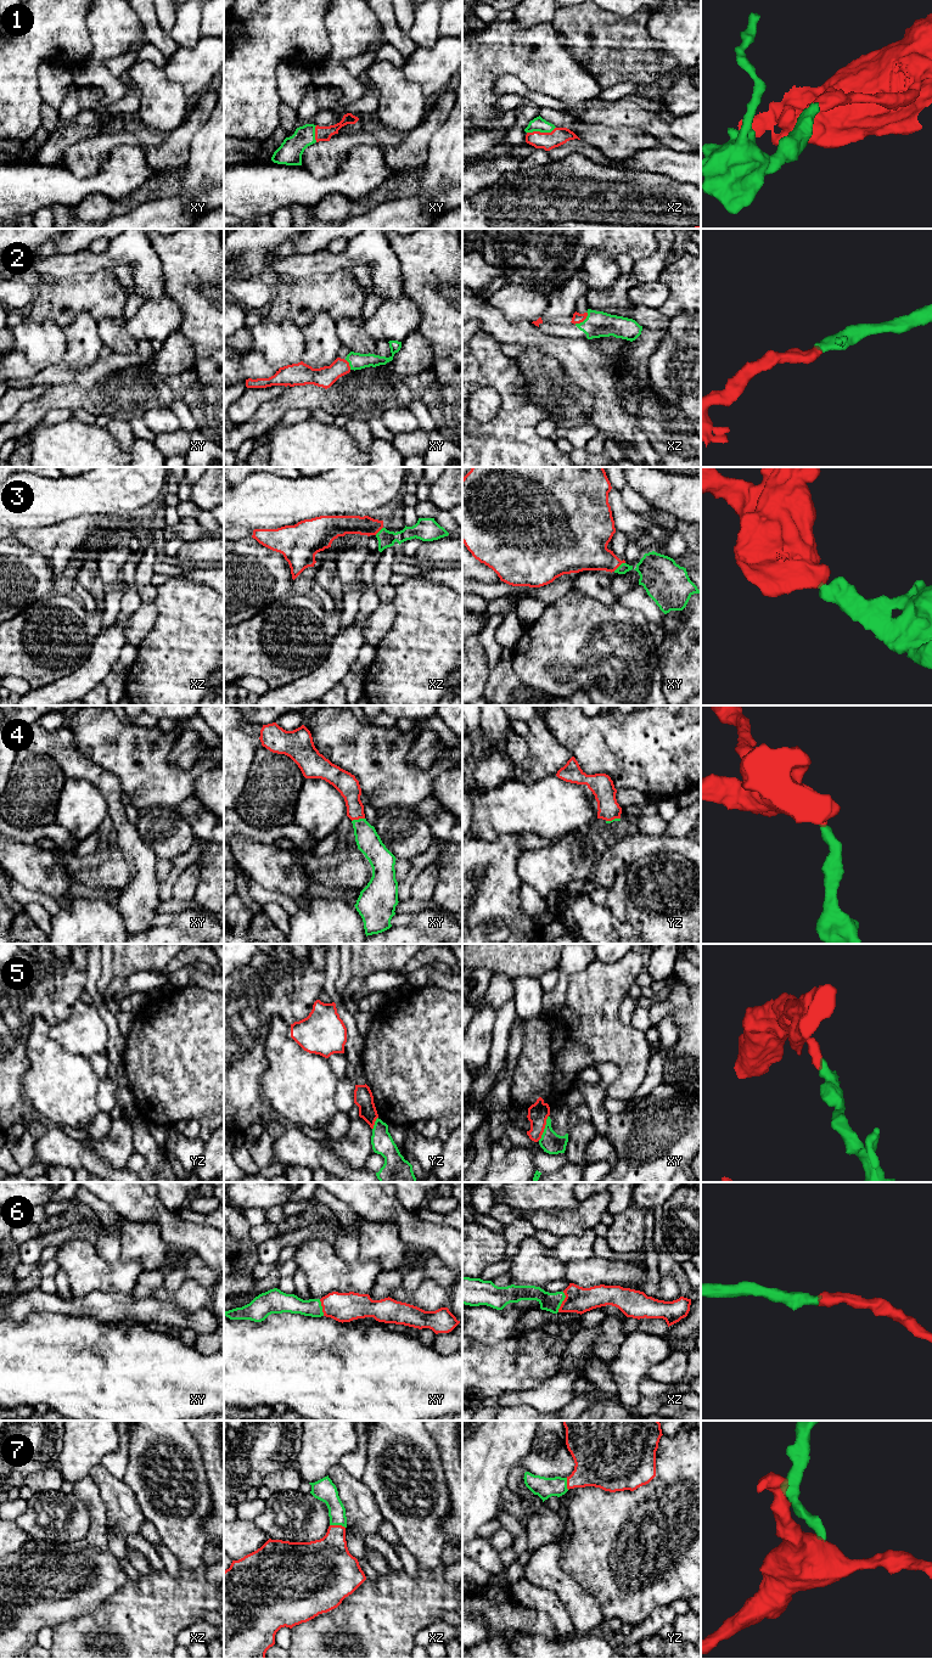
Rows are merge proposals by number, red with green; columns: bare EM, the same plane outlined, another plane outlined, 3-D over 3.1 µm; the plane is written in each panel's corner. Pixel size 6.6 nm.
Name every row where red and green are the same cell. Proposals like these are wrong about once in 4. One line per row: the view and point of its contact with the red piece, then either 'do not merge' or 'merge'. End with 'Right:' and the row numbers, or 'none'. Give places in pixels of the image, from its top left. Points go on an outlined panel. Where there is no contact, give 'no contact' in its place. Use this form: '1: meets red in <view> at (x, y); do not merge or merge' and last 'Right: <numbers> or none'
1: meets red in xz at (539, 131); merge
2: meets red in xz at (582, 321); merge
3: meets red in xy at (618, 566); merge
4: meets red in xy at (358, 819); merge
5: meets red in xy at (544, 1128); do not merge
6: meets red in xz at (562, 1302); merge
7: meets red in xz at (337, 1525); merge
Right: 1, 2, 3, 4, 6, 7

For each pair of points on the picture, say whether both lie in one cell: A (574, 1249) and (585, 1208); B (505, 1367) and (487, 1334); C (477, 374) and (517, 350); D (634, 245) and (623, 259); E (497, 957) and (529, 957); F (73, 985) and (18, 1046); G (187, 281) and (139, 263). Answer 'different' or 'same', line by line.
A: different
B: different
C: different
D: different
E: same
F: same
G: different

